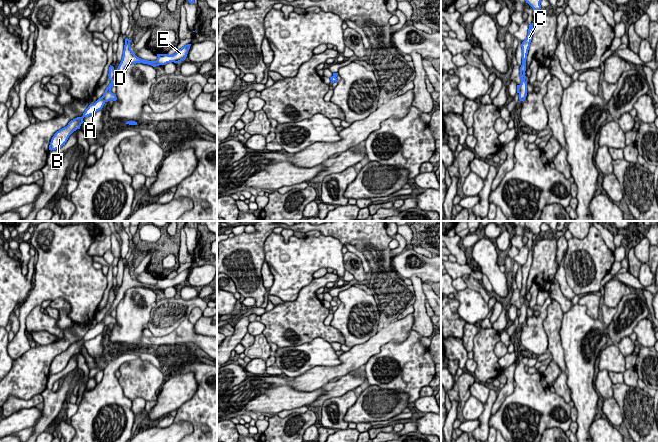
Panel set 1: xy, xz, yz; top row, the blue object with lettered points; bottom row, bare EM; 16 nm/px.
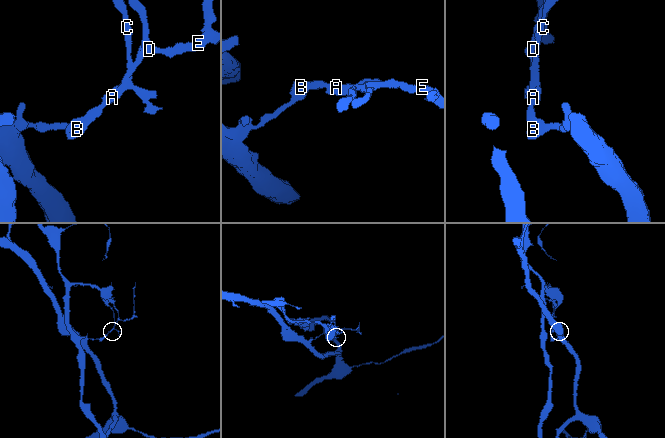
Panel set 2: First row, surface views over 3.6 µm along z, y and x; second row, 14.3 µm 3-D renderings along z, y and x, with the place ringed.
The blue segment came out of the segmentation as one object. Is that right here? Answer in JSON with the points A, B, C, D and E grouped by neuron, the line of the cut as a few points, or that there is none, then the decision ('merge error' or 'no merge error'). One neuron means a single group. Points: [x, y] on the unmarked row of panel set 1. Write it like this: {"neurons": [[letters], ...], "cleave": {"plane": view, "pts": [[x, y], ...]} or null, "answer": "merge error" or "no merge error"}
{"neurons": [["A", "B", "D", "E"], ["C"]], "cleave": {"plane": "xy", "pts": [[115, 297], [110, 312]]}, "answer": "merge error"}

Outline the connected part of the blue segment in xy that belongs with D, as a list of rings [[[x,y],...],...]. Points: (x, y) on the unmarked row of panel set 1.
[[[128,262],[125,263],[122,284],[121,284],[121,286],[117,292],[117,295],[113,301],[110,312],[112,312],[117,307],[117,305],[122,300],[122,298],[124,297],[124,295],[128,289],[136,288],[136,287],[143,287],[143,288],[148,288],[153,291],[156,291],[159,289],[165,289],[170,286],[179,287],[182,284],[186,283],[188,275],[191,270],[191,268],[187,268],[187,269],[183,270],[181,273],[179,273],[173,279],[157,278],[158,282],[156,285],[148,285],[148,284],[141,283],[134,278],[134,276],[131,274],[131,271],[130,271],[131,265],[132,264],[129,264]]]

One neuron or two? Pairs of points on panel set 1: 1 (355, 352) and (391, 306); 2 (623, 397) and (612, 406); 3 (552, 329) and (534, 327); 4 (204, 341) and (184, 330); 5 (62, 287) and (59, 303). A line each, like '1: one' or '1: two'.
1: two
2: two
3: two
4: one
5: two

